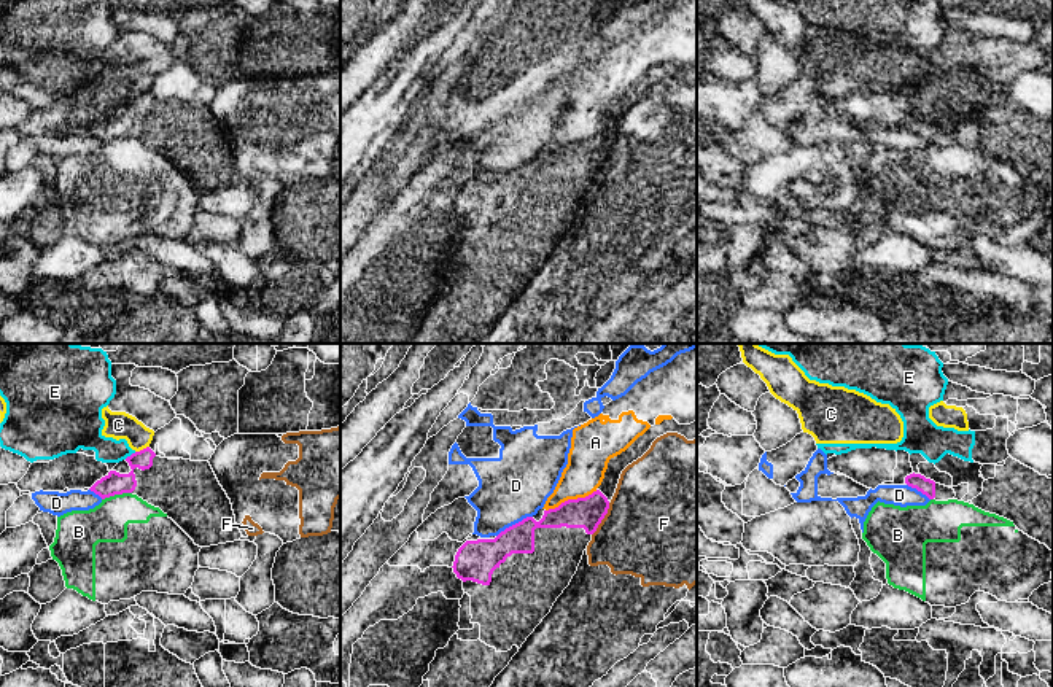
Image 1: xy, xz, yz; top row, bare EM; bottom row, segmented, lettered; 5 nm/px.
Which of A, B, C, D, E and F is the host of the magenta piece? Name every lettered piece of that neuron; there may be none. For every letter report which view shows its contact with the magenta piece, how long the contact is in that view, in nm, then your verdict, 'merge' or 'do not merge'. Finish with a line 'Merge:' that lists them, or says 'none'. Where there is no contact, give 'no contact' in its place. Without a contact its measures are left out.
A: meets magenta in xz; contact 280 nm long; do not merge
B: meets magenta in xy; contact 160 nm long; do not merge
C: meets magenta in xy; contact 80 nm long; do not merge
D: meets magenta in xz; contact 220 nm long; do not merge
E: meets magenta in xy; contact 70 nm long; do not merge
F: meets magenta in xz; contact 190 nm long; do not merge
Merge: none

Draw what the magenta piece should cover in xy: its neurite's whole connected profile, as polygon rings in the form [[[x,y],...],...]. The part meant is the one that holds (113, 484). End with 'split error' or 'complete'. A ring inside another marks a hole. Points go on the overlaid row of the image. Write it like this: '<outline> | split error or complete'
[[[146,447],[119,461],[89,490],[102,499],[137,495],[159,507],[199,547],[242,538],[231,499],[208,461],[161,458]]] | split error

